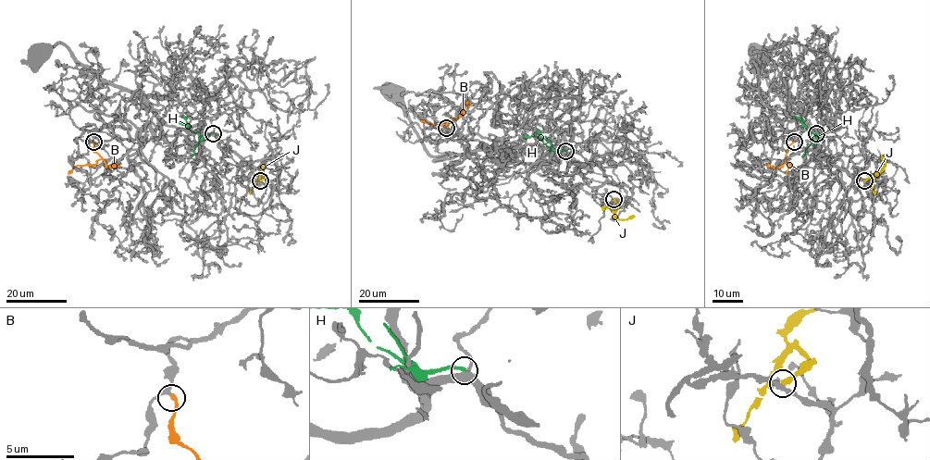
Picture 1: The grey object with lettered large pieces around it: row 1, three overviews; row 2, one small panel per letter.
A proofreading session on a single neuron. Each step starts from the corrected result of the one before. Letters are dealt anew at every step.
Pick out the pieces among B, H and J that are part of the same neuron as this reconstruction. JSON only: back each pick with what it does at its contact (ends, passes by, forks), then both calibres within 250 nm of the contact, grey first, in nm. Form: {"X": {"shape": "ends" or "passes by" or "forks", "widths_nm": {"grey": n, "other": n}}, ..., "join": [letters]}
{"B": {"shape": "ends", "widths_nm": {"grey": 180, "other": 240}}, "join": ["B"]}

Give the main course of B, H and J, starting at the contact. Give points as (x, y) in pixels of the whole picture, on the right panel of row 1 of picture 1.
B: (794, 142), (784, 159), (789, 165), (786, 173)
H: (816, 133), (816, 136), (802, 125), (801, 118)
J: (864, 180), (885, 165), (881, 155)

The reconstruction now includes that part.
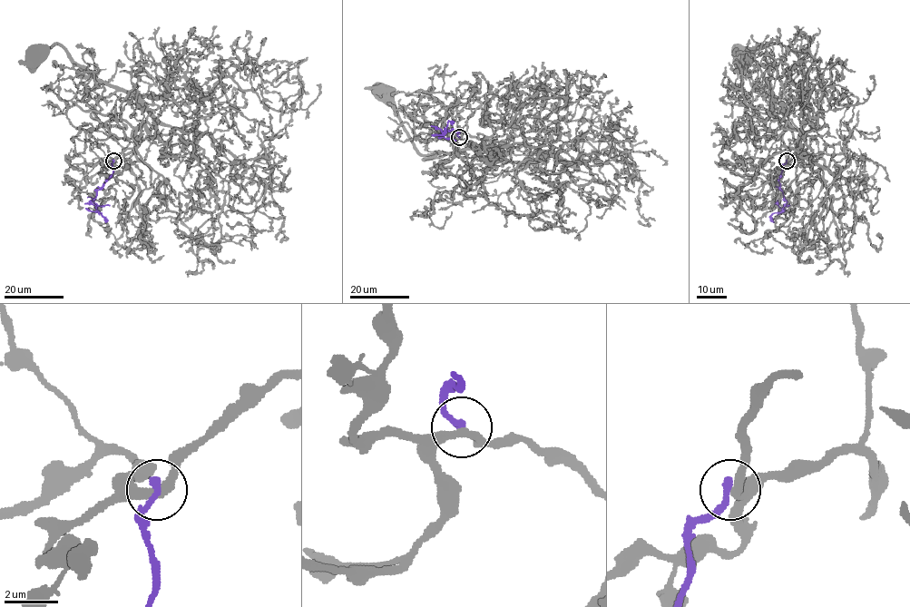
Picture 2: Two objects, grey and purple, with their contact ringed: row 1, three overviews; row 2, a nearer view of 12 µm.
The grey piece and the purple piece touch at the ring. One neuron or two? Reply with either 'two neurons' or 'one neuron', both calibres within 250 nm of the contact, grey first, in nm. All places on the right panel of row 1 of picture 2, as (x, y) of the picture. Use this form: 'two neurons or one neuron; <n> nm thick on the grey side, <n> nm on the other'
two neurons; 320 nm thick on the grey side, 280 nm on the other

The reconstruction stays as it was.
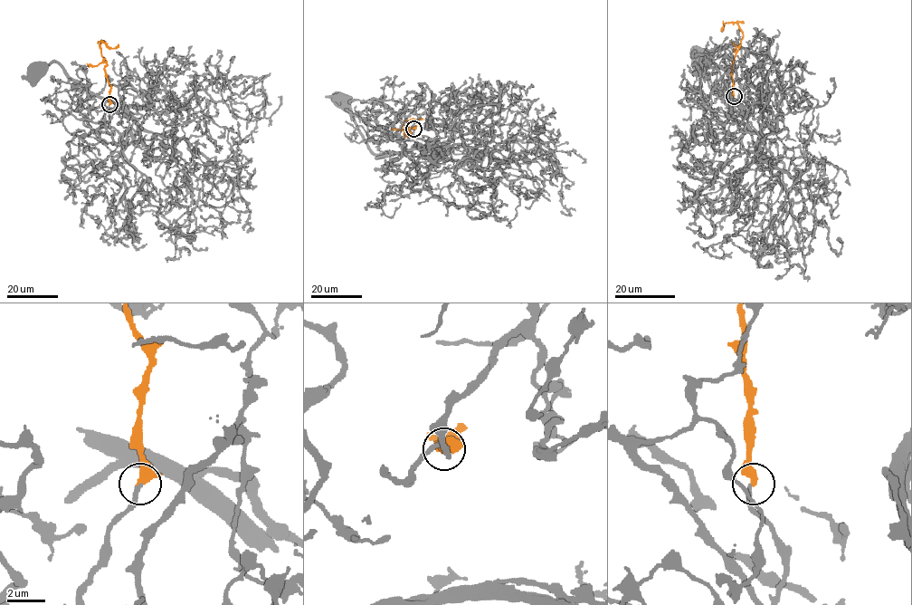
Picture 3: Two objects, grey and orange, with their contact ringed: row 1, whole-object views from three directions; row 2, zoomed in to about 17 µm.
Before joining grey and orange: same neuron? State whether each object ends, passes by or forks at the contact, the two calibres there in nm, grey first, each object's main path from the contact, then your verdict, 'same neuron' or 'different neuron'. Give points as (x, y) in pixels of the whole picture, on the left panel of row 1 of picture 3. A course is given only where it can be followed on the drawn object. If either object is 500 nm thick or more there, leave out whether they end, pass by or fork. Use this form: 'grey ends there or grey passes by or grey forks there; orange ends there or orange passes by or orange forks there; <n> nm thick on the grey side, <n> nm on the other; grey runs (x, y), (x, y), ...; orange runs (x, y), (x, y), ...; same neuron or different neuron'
grey ends there; orange ends there; 200 nm thick on the grey side, 480 nm on the other; grey runs (109, 104), (100, 125), (125, 132), (141, 115), (122, 110), (89, 93), (55, 62), (35, 66); orange runs (109, 104), (110, 84), (105, 73), (107, 62), (101, 55), (99, 42), (111, 48), (118, 44); same neuron

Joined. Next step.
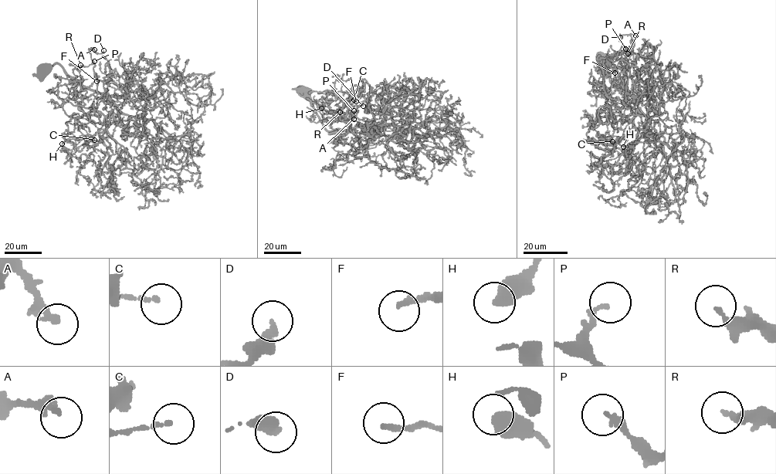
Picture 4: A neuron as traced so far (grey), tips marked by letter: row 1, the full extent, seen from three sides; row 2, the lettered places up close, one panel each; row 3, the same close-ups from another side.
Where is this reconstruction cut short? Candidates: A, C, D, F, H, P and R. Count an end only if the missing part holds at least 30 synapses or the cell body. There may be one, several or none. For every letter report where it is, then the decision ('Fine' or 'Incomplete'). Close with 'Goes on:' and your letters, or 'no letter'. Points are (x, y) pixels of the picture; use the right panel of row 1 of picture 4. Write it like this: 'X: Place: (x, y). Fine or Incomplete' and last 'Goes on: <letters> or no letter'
A: Place: (635, 35). Fine
C: Place: (612, 141). Fine
D: Place: (620, 37). Fine
F: Place: (615, 72). Incomplete
H: Place: (623, 147). Fine
P: Place: (625, 49). Fine
R: Place: (628, 53). Fine
Goes on: F

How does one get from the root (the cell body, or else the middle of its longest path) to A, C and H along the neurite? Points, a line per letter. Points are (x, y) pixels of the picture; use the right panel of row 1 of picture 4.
A: (602, 55), (630, 52), (648, 65), (637, 113), (626, 75), (635, 35)
C: (602, 55), (632, 52), (648, 65), (651, 76), (638, 112), (633, 108), (635, 114), (622, 138), (612, 141)
H: (602, 55), (630, 52), (649, 66), (645, 95), (638, 112), (633, 108), (623, 147)

